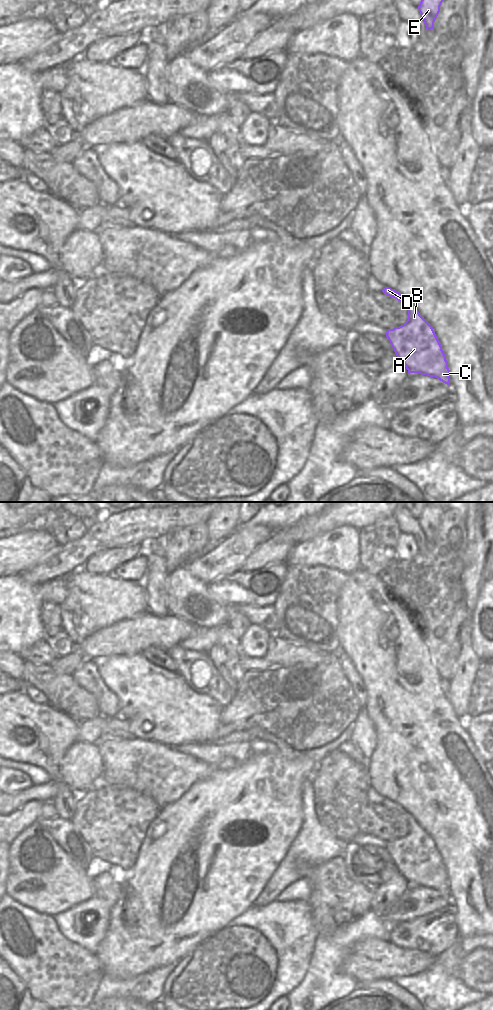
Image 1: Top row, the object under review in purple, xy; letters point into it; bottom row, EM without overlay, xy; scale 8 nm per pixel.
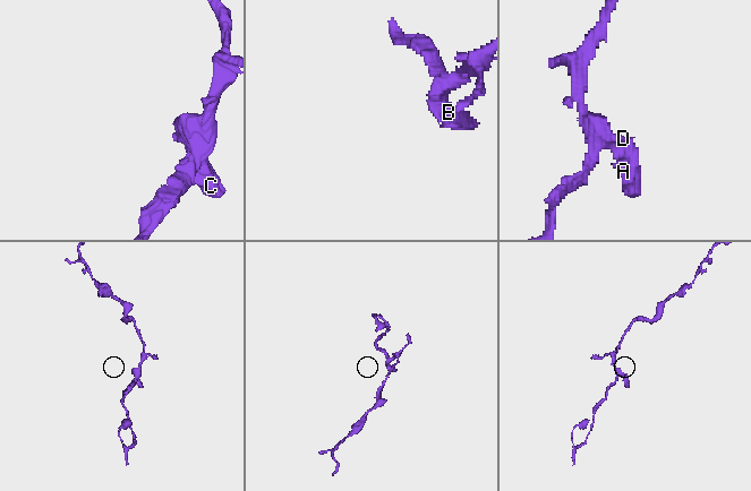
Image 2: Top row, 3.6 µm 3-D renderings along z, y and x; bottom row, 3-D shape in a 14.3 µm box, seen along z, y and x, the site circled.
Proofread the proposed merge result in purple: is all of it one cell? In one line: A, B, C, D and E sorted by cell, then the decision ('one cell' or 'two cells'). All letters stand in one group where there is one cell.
A B C D E; one cell

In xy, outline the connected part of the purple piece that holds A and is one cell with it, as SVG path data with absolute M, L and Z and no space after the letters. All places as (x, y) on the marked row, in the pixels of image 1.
M385 287L382 292L403 303L408 310L408 320L403 325L388 329L386 332L398 361L409 374L419 373L435 377L450 385L448 362L430 323L395 289Z

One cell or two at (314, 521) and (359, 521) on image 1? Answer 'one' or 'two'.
one

